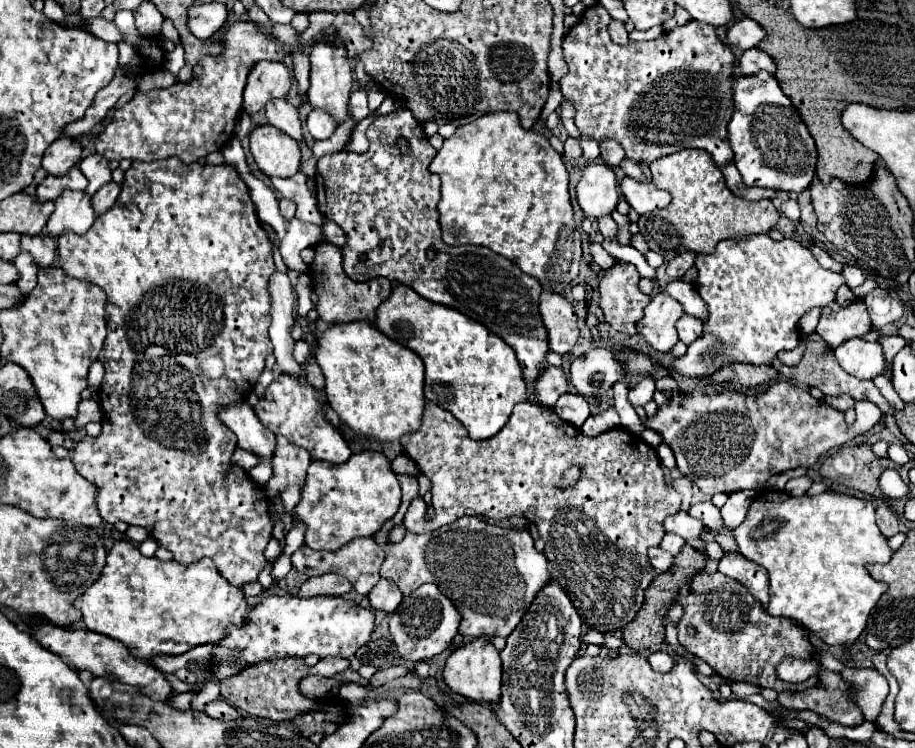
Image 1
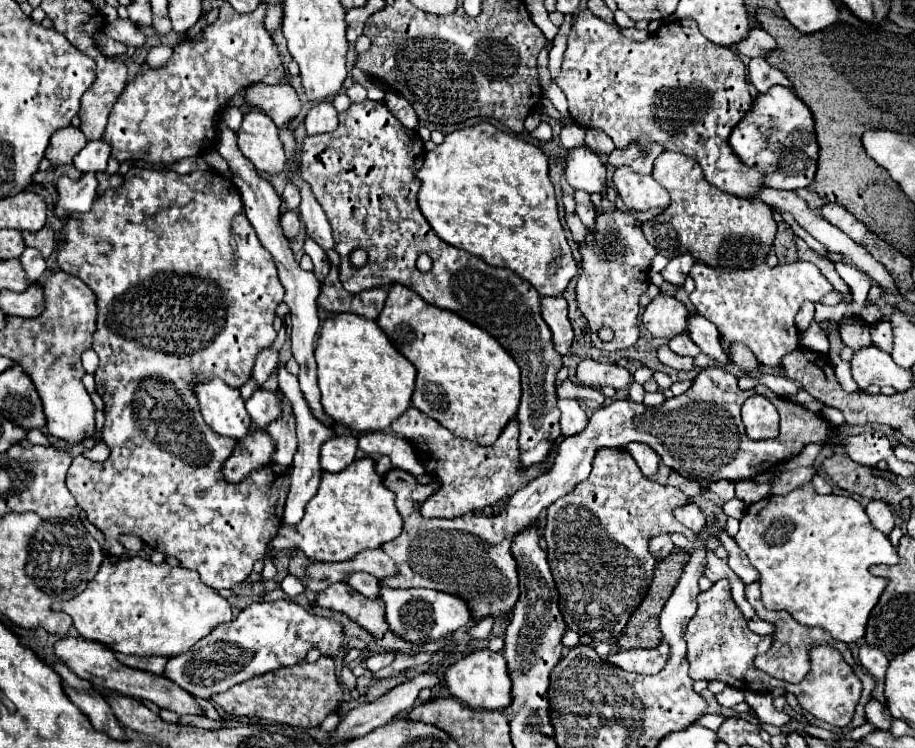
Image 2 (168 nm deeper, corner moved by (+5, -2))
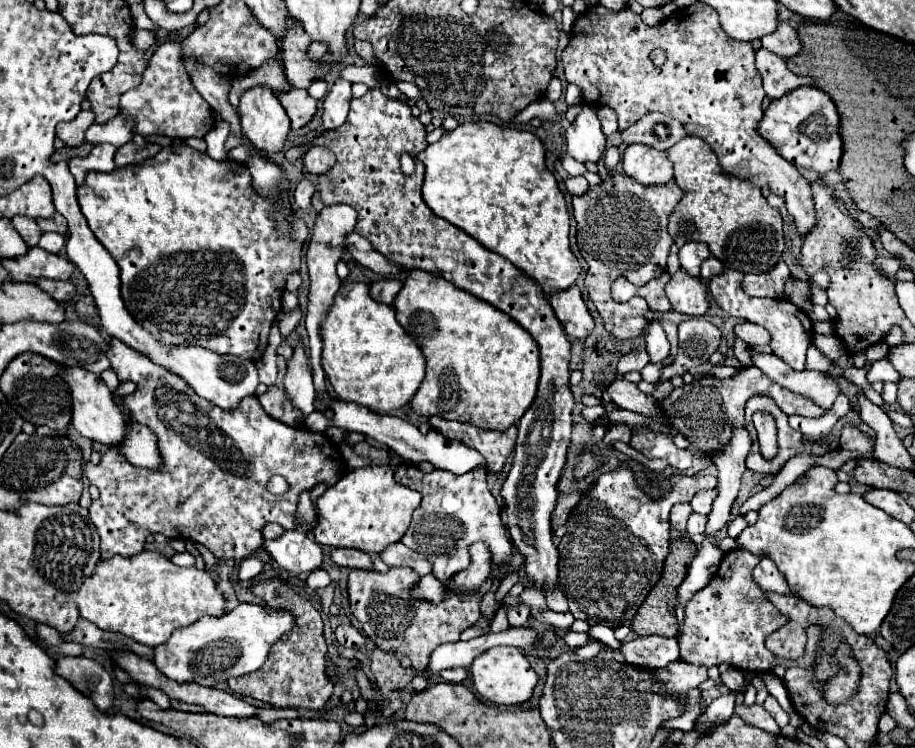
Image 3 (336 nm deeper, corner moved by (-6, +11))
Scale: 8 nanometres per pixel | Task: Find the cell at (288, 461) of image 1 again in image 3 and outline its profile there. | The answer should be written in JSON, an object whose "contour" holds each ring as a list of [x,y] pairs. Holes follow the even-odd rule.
{"contour":[[[304,344],[294,346],[294,354],[288,360],[284,386],[294,408],[298,408],[304,416],[314,412],[314,384]]]}

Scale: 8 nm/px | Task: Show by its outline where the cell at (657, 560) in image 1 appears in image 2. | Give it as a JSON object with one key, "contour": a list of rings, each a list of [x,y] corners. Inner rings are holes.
{"contour":[[[657,535],[657,537],[653,537],[653,539],[649,541],[649,553],[651,553],[657,561],[665,559],[665,557],[671,553],[671,549],[673,549],[673,543],[671,543],[671,537],[669,537],[669,535]]]}

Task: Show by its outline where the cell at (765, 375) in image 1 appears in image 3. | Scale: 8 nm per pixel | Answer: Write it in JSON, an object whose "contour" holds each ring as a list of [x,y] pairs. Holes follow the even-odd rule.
{"contour":[[[738,322],[734,326],[734,334],[738,338],[742,338],[744,342],[748,342],[750,346],[756,346],[756,344],[768,344],[770,342],[770,334],[758,326],[758,324],[750,324],[750,322]]]}

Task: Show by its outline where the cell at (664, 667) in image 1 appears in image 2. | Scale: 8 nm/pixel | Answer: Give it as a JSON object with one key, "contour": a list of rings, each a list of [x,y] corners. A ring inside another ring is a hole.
{"contour":[[[661,641],[655,649],[627,649],[609,655],[607,661],[615,663],[617,667],[623,667],[631,673],[643,673],[643,675],[655,675],[665,667],[669,655],[669,647],[665,641]]]}

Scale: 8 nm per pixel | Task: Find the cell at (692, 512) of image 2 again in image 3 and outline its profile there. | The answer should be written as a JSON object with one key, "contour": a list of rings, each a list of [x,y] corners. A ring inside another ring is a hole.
{"contour":[[[714,488],[714,490],[706,490],[706,492],[698,492],[694,498],[692,498],[692,508],[694,508],[694,512],[698,512],[698,514],[710,514],[710,510],[712,510],[712,502],[714,502],[714,498],[718,496],[718,490]]]}

